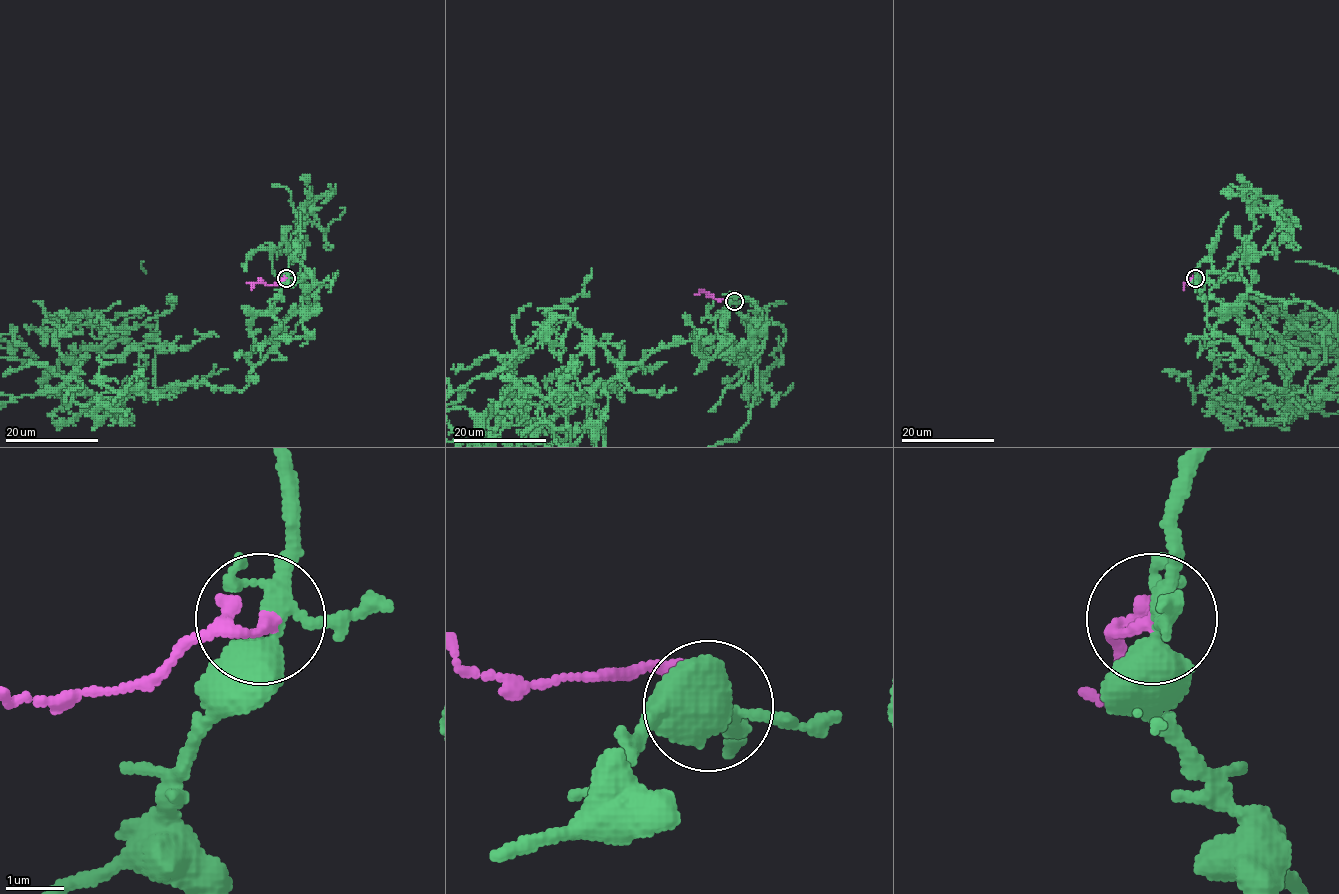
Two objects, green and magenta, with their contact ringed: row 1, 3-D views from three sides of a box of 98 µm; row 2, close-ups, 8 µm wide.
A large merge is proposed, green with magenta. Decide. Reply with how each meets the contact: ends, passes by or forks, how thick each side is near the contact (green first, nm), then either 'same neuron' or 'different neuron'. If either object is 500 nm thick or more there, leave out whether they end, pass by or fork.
green forks there; magenta ends there; 240 nm thick on the green side, 220 nm on the other; same neuron

